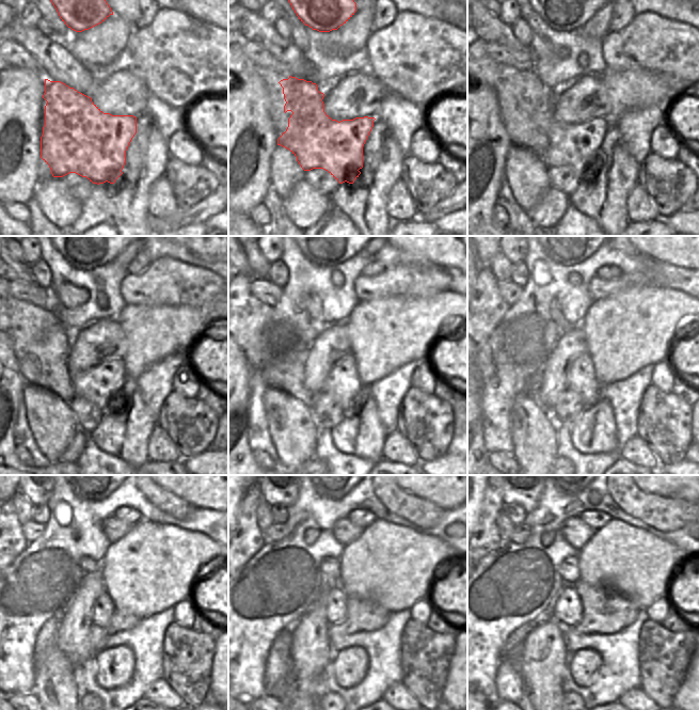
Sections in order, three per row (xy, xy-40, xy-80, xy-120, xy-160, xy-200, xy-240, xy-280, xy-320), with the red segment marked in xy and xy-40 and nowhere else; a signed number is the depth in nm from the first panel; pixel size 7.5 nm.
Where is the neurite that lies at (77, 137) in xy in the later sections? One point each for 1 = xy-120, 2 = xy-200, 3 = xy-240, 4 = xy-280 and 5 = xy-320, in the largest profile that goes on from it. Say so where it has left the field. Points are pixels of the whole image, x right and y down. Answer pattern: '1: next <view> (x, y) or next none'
1: next xy-120 (99, 383)
2: next xy-200 (582, 379)
3: next xy-240 (104, 606)
4: next xy-280 (336, 598)
5: next xy-320 (567, 609)

